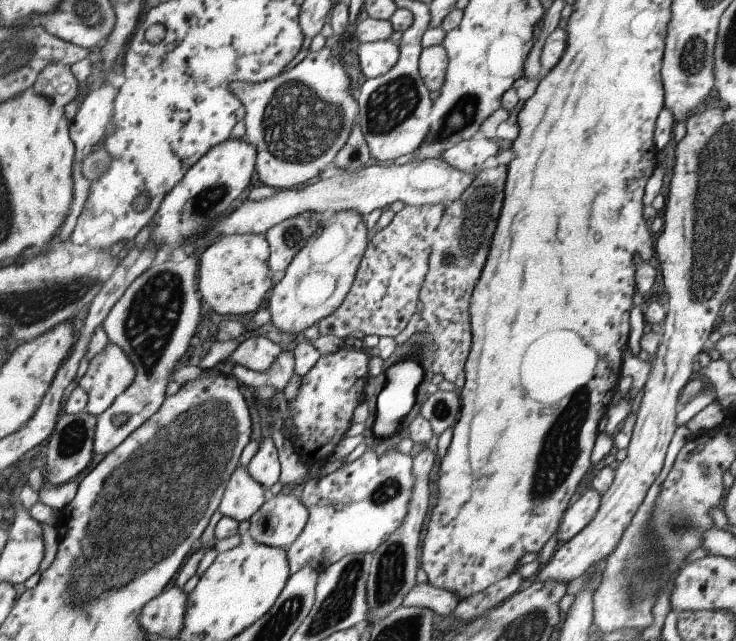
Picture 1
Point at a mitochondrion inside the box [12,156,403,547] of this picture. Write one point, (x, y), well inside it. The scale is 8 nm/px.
(151, 320)

